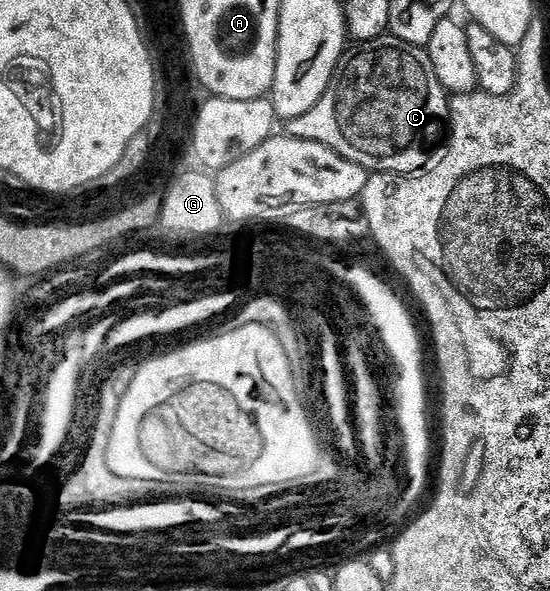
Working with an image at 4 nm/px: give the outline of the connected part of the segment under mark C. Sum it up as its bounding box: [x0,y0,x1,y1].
[287,40,450,174]

